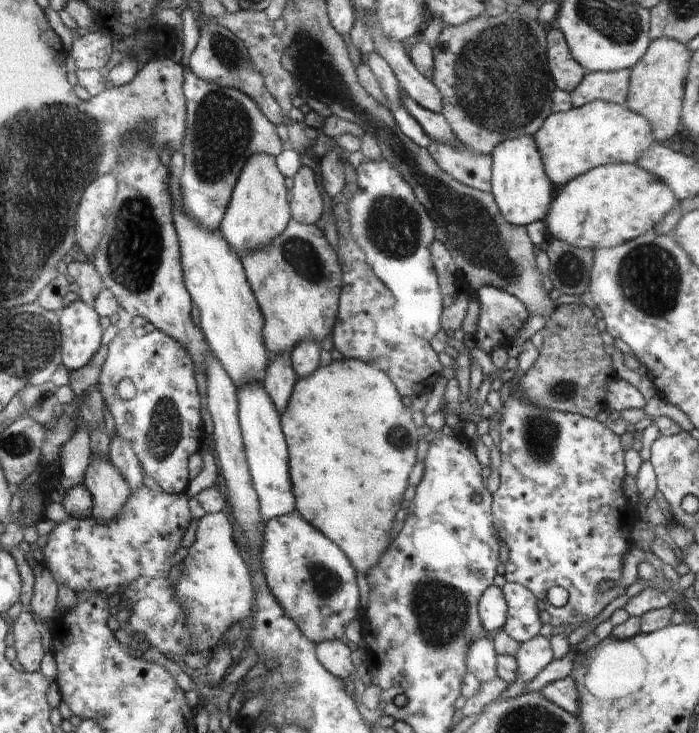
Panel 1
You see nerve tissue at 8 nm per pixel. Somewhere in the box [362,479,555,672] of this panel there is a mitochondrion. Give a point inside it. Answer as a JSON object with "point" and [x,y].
{"point":[441,615]}

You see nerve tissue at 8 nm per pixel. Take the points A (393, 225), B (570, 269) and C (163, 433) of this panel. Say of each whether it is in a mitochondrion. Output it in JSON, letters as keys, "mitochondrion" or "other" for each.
{"A":"mitochondrion","B":"mitochondrion","C":"mitochondrion"}

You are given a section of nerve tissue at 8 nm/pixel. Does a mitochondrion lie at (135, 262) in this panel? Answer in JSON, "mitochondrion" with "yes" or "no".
{"mitochondrion":"yes"}

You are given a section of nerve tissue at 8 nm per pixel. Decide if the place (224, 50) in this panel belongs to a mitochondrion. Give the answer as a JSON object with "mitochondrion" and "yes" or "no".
{"mitochondrion":"yes"}

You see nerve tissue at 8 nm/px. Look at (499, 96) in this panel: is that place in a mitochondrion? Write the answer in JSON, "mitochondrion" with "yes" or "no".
{"mitochondrion":"yes"}

